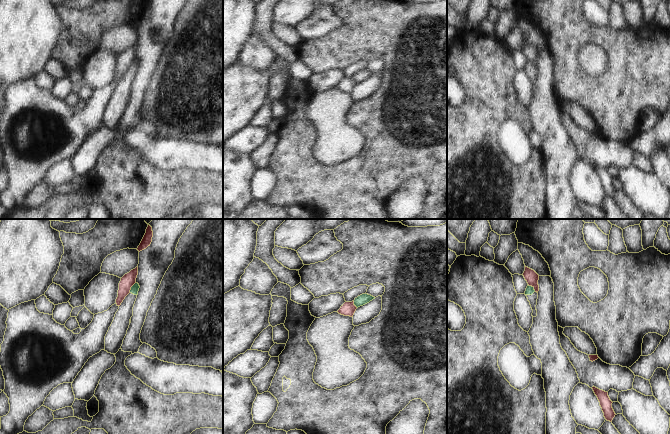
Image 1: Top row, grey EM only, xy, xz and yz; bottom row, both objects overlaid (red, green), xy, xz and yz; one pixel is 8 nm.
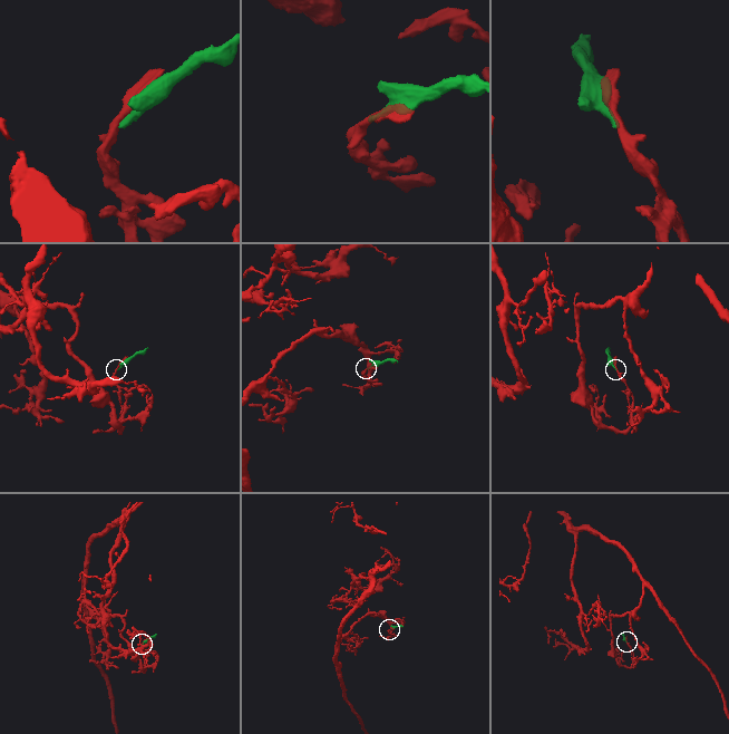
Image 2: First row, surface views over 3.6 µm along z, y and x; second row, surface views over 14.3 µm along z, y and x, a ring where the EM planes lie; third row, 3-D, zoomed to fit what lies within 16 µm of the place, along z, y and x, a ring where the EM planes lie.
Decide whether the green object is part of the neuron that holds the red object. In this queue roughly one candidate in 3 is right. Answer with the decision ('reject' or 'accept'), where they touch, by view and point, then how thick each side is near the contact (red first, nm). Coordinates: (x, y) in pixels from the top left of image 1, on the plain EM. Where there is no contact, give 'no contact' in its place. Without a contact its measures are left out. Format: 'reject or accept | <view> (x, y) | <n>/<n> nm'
reject | xy (131, 62) | 110/70 nm

